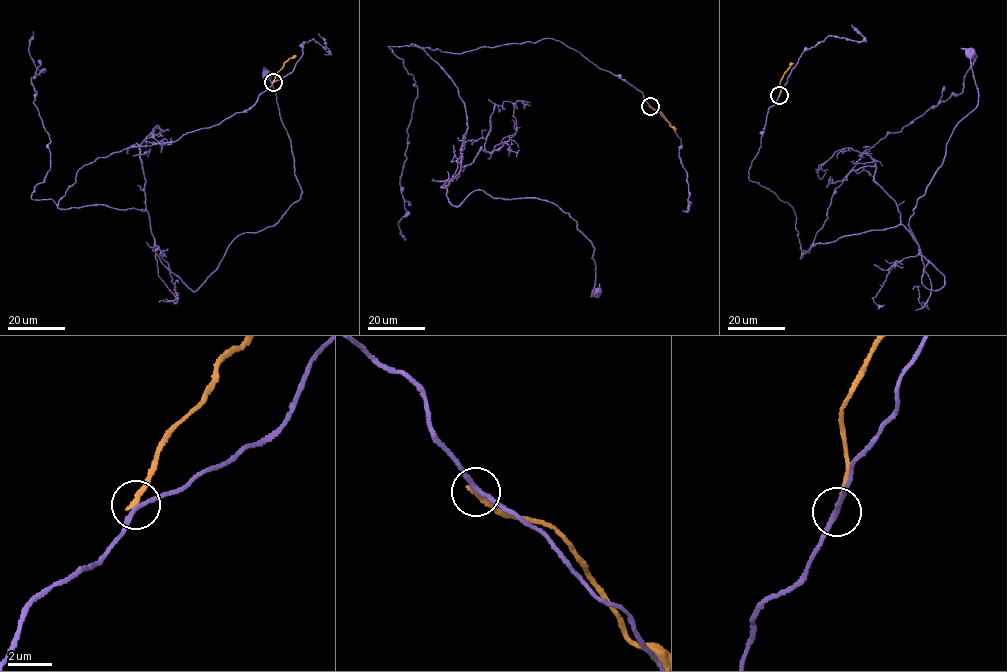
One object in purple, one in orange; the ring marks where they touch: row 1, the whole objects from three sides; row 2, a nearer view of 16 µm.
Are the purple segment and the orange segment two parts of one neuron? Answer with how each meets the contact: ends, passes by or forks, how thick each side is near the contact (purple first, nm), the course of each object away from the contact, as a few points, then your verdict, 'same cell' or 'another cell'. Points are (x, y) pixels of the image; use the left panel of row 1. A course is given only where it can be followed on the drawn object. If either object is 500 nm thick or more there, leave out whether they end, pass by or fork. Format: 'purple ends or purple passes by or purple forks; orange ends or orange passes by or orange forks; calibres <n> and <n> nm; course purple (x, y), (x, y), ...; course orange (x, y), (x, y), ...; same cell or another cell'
purple passes by; orange ends; calibres 200 and 240 nm; course purple (273, 82), (217, 124), (85, 164), (57, 207), (146, 210), (161, 262), (198, 290), (300, 198), (263, 66); course orange (273, 81), (288, 59), (296, 56); another cell

